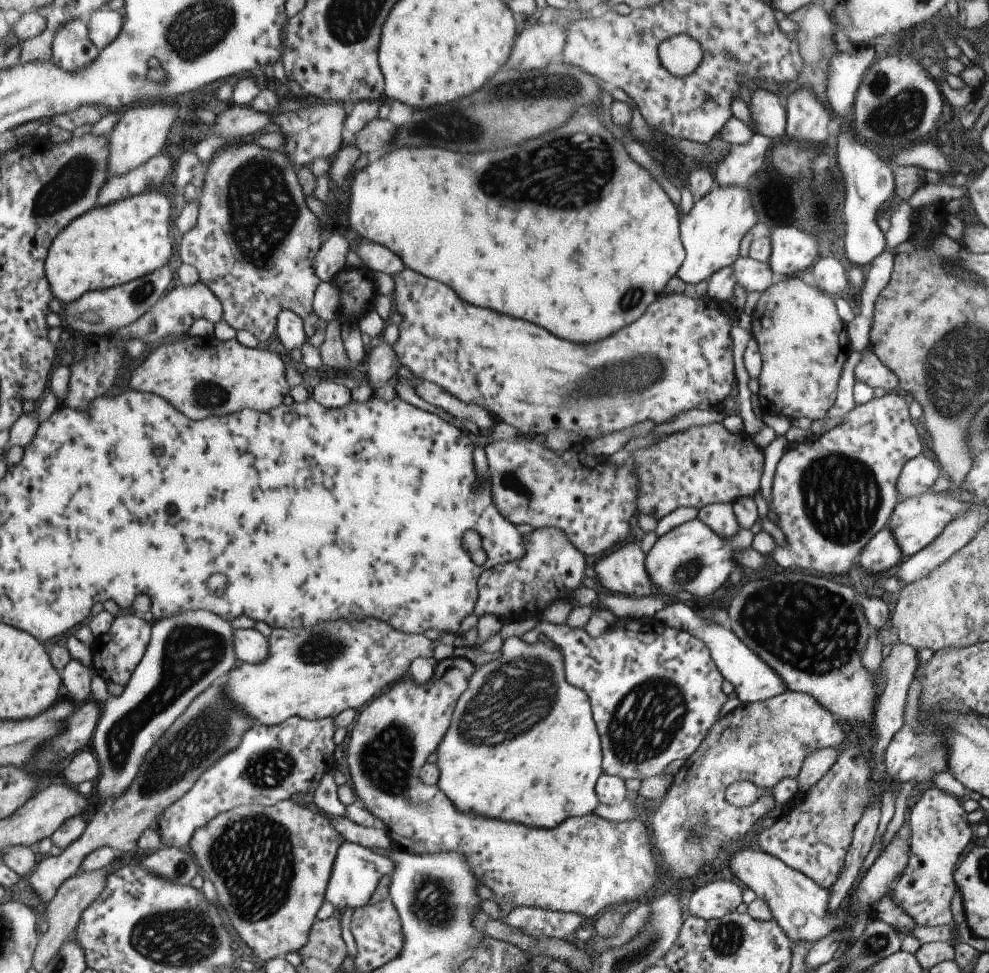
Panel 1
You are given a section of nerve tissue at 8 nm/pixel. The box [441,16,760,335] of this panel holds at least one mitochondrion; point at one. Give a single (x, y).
(566, 173)

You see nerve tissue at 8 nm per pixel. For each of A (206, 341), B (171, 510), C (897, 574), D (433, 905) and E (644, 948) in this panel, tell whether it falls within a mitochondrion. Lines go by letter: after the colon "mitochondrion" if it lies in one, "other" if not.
A: other
B: other
C: other
D: mitochondrion
E: mitochondrion

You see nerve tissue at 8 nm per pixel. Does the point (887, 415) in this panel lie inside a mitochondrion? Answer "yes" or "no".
no

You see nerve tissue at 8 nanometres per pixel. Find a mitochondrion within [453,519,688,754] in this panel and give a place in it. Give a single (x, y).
(521, 692)

